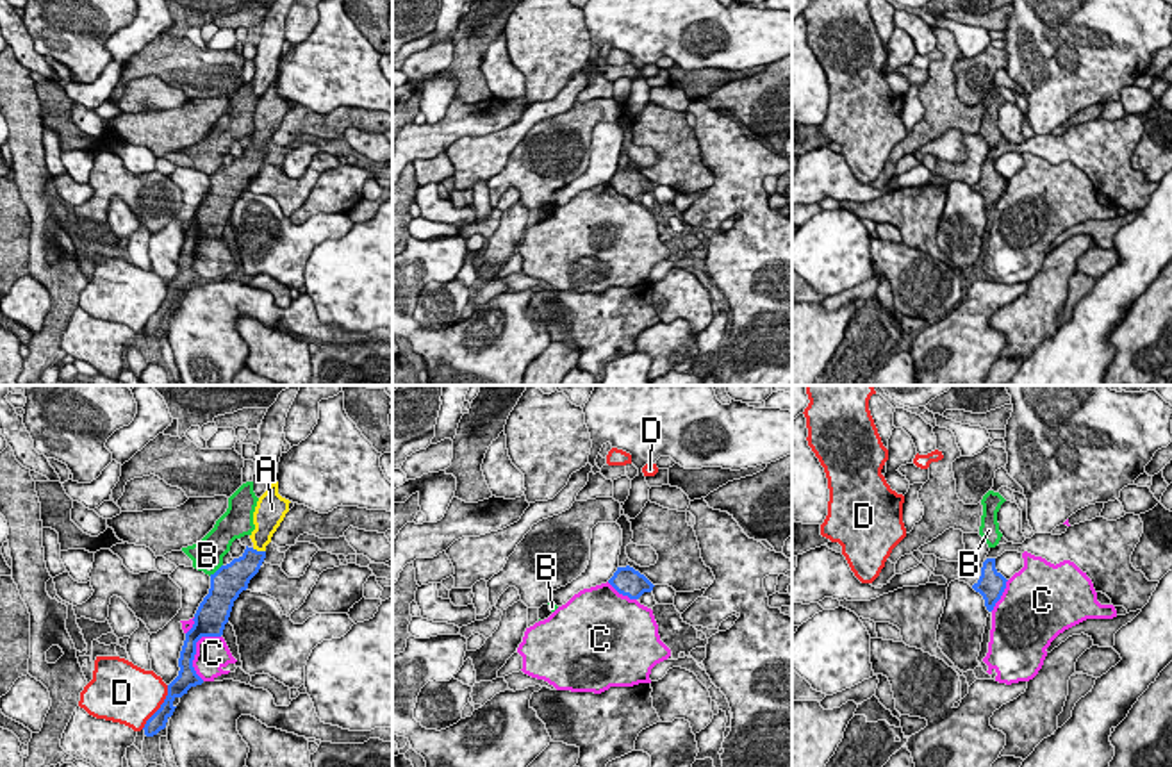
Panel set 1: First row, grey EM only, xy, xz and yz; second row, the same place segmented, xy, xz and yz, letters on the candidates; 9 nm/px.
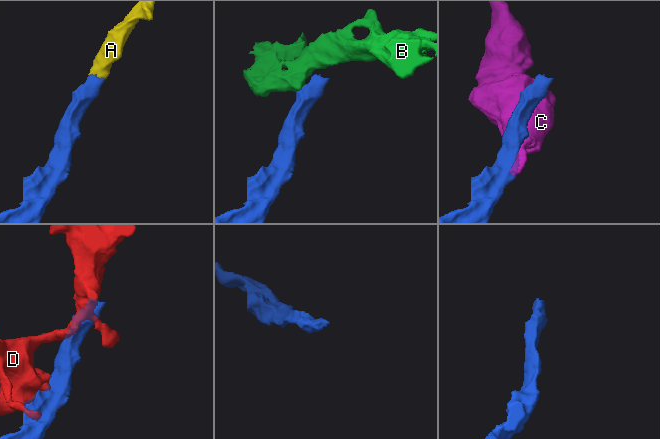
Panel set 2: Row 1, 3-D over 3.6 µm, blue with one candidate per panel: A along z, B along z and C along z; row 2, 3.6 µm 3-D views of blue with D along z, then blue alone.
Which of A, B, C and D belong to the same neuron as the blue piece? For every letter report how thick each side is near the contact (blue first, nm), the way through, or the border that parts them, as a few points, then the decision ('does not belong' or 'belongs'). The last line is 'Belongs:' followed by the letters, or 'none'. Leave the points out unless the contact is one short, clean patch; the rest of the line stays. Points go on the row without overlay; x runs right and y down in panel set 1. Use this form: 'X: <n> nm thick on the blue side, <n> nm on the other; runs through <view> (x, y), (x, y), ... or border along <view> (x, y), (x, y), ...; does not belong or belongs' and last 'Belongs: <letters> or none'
A: 240 nm thick on the blue side, 200 nm on the other; runs through xy (239, 172), (259, 152), (259, 141), (266, 125); belongs
B: 300 nm thick on the blue side, 280 nm on the other; border along xy (222, 164), (209, 175); does not belong
C: 220 nm thick on the blue side, 300 nm on the other; does not belong
D: 160 nm thick on the blue side, 460 nm on the other; does not belong
Belongs: A

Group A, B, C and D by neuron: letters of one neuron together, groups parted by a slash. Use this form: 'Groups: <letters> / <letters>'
Groups: A / B / C / D

